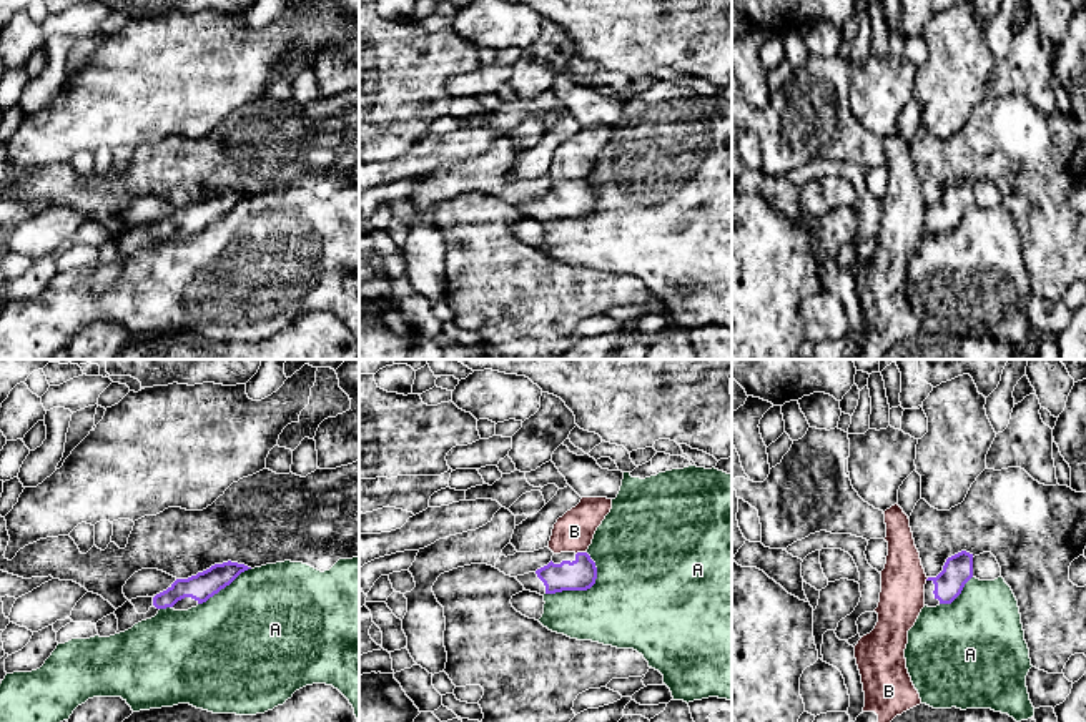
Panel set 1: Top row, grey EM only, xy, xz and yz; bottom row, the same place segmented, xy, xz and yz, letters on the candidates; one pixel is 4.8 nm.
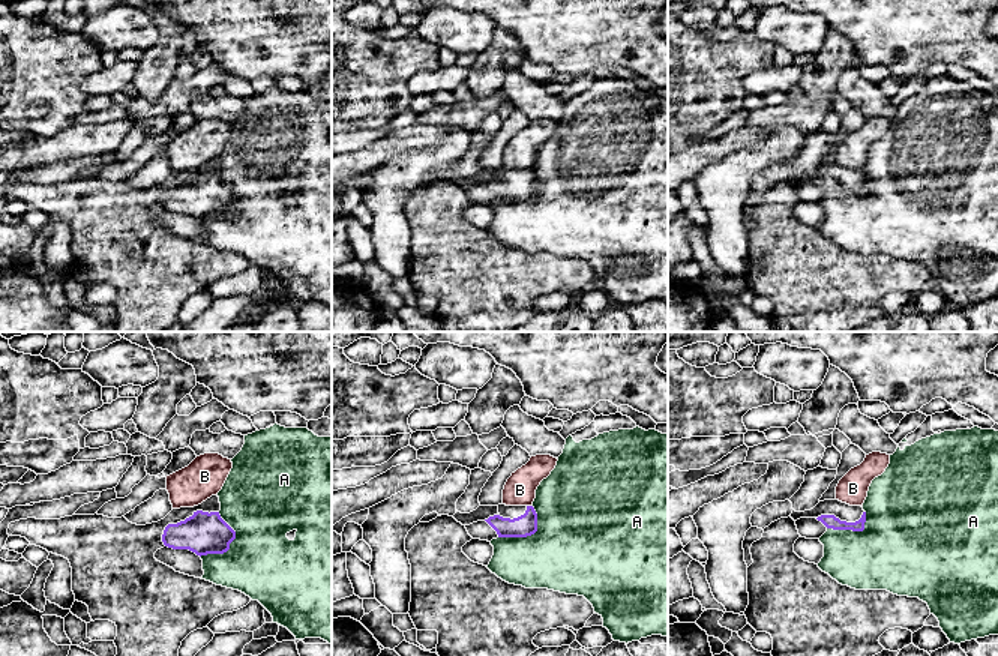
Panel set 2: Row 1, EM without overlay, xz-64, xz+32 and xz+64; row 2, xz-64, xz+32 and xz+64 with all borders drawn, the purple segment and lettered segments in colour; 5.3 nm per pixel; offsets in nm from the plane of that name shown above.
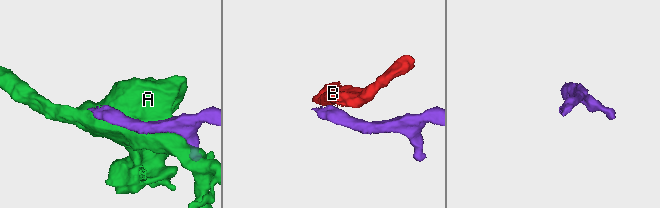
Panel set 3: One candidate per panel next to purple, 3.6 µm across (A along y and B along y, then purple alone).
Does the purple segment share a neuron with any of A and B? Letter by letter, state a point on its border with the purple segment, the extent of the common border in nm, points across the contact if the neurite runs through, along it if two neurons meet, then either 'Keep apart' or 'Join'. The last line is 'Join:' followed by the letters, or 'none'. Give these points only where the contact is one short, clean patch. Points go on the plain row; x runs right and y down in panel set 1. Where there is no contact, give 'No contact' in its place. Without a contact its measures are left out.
A: Touches purple at xz (579, 217). Shared border 300 nm. Keep apart
B: Touches purple at xz (581, 180). Shared border 60 nm. Boundary: xz (586, 178), (576, 182). Keep apart
Join: none

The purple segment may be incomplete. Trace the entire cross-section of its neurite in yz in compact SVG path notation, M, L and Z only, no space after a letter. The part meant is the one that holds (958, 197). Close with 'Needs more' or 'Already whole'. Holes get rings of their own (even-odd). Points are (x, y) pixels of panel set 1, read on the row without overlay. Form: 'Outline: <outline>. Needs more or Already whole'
Outline: M961 178L946 186L943 198L936 205L928 205L925 211L925 233L936 235L951 231L973 205L973 181Z. Needs more

